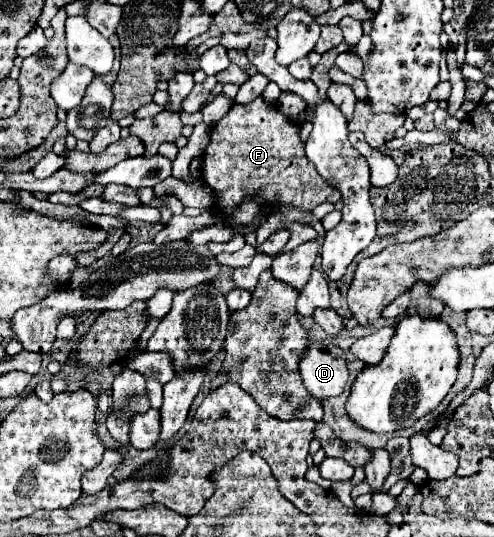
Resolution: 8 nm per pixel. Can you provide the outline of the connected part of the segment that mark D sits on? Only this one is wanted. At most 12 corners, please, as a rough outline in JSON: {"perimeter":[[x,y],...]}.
{"perimeter":[[310,343],[300,361],[304,387],[318,401],[344,391],[346,355]]}

